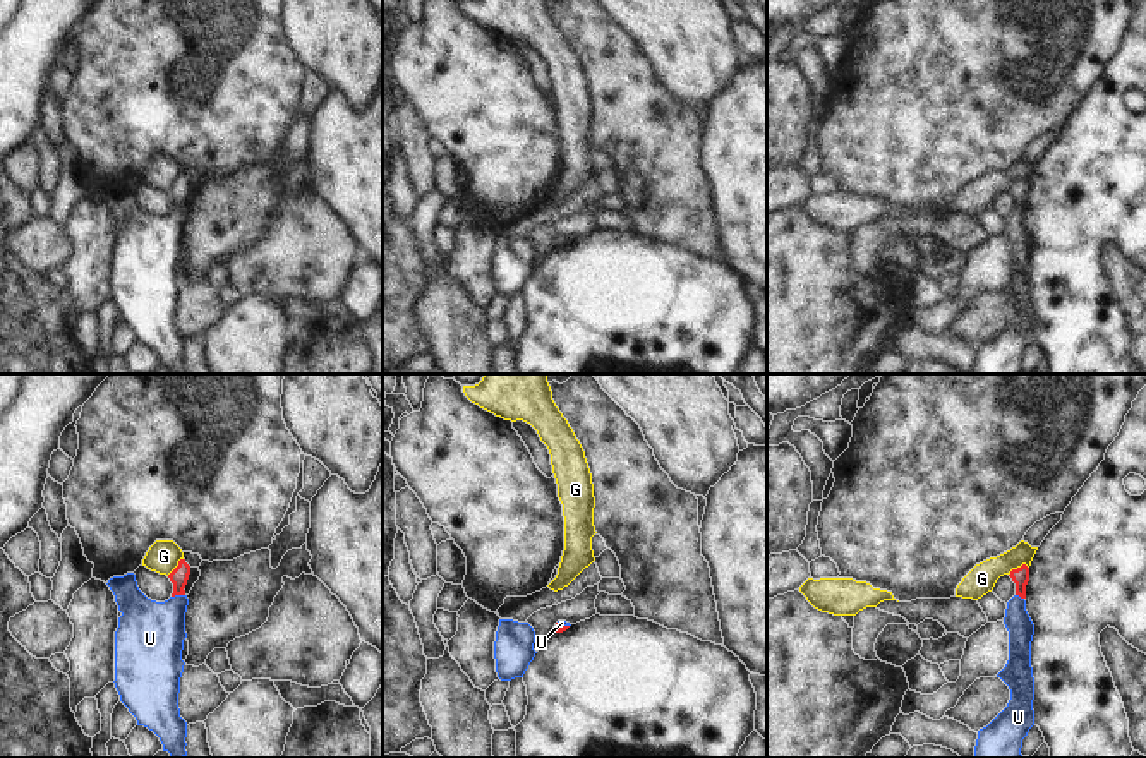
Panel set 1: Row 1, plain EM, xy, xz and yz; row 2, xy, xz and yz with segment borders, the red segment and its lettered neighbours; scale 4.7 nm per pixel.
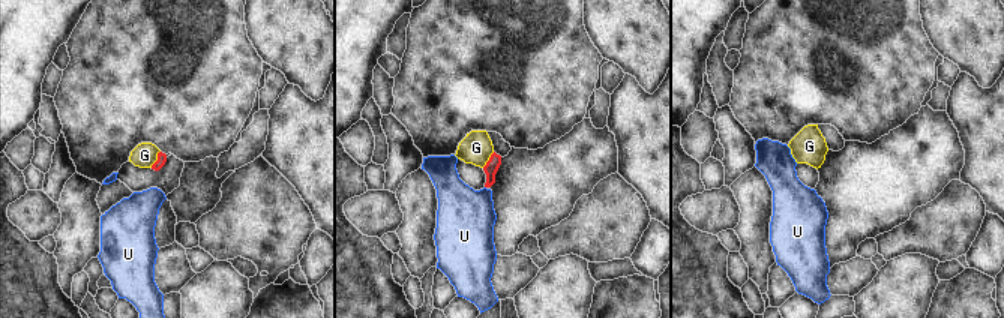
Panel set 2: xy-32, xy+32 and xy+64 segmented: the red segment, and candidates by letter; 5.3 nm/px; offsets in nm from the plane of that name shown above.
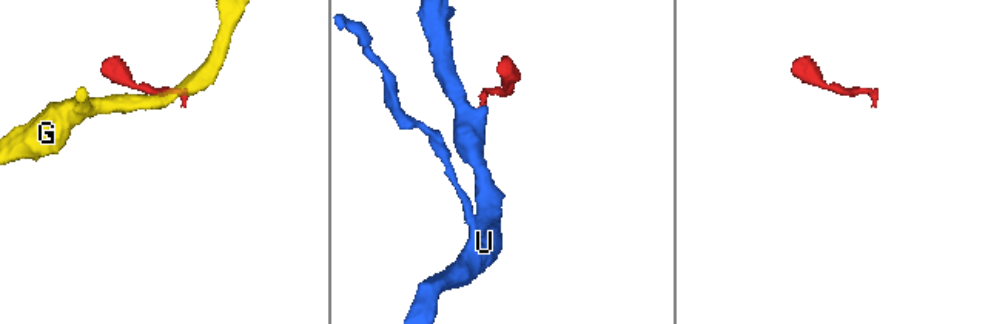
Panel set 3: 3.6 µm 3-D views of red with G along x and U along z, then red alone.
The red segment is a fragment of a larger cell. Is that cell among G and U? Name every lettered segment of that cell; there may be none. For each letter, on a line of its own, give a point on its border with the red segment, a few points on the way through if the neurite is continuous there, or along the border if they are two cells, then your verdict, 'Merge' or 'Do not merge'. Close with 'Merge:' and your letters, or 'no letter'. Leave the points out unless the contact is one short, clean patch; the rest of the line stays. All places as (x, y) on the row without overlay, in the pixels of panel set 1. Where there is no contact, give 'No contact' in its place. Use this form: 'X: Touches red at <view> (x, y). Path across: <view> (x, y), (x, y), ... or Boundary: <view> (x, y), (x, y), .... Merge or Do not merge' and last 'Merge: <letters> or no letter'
G: Touches red at yz (1018, 184). Boundary: yz (1028, 182), (1021, 180), (1009, 191). Do not merge
U: Touches red at xy (177, 210). Path across: xy (179, 192), (177, 210), (175, 223), (150, 254). Merge
Merge: U

